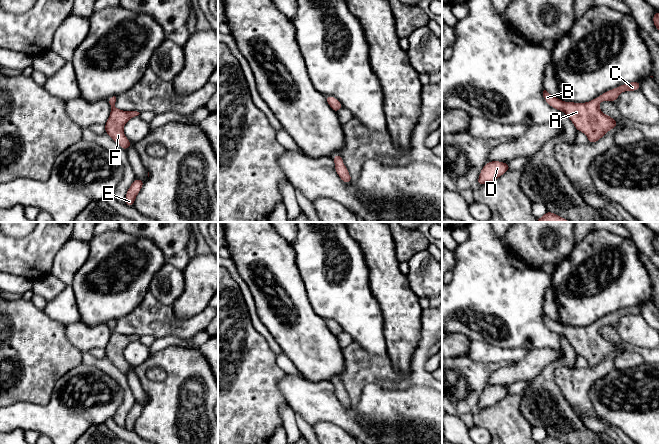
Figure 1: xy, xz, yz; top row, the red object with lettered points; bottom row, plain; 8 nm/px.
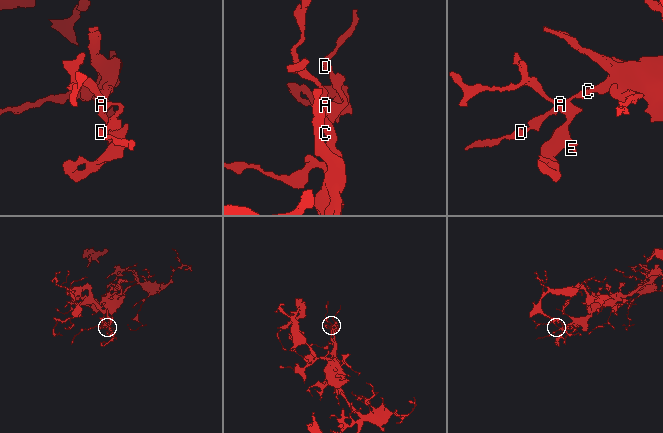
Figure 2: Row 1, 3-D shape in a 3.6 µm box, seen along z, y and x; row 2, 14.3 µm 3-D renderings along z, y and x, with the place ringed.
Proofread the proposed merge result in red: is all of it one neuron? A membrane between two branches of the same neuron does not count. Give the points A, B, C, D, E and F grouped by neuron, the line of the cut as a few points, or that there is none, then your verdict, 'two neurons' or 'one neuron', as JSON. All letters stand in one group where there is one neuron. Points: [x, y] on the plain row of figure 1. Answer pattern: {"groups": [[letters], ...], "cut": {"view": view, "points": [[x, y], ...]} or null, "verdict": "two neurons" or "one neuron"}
{"groups": [["A", "B", "C", "D", "E", "F"]], "cut": null, "verdict": "one neuron"}

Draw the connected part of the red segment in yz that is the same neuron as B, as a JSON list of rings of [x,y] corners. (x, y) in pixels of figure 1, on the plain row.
[[[640,305],[630,306],[608,314],[586,327],[564,326],[552,320],[546,314],[543,321],[548,329],[567,338],[577,355],[588,361],[588,366],[595,367],[608,355],[617,350],[617,344],[605,339],[600,333],[601,325],[614,326],[621,316],[640,314]]]

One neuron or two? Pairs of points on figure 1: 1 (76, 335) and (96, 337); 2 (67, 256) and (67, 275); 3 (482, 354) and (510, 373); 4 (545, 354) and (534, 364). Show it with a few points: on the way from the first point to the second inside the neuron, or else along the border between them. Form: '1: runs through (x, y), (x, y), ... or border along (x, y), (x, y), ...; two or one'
1: runs through (81, 336), (91, 337); one
2: runs through (67, 261), (67, 270); one
3: border along (526, 355), (516, 362), (504, 364); two
4: runs through (542, 357), (537, 361); one

